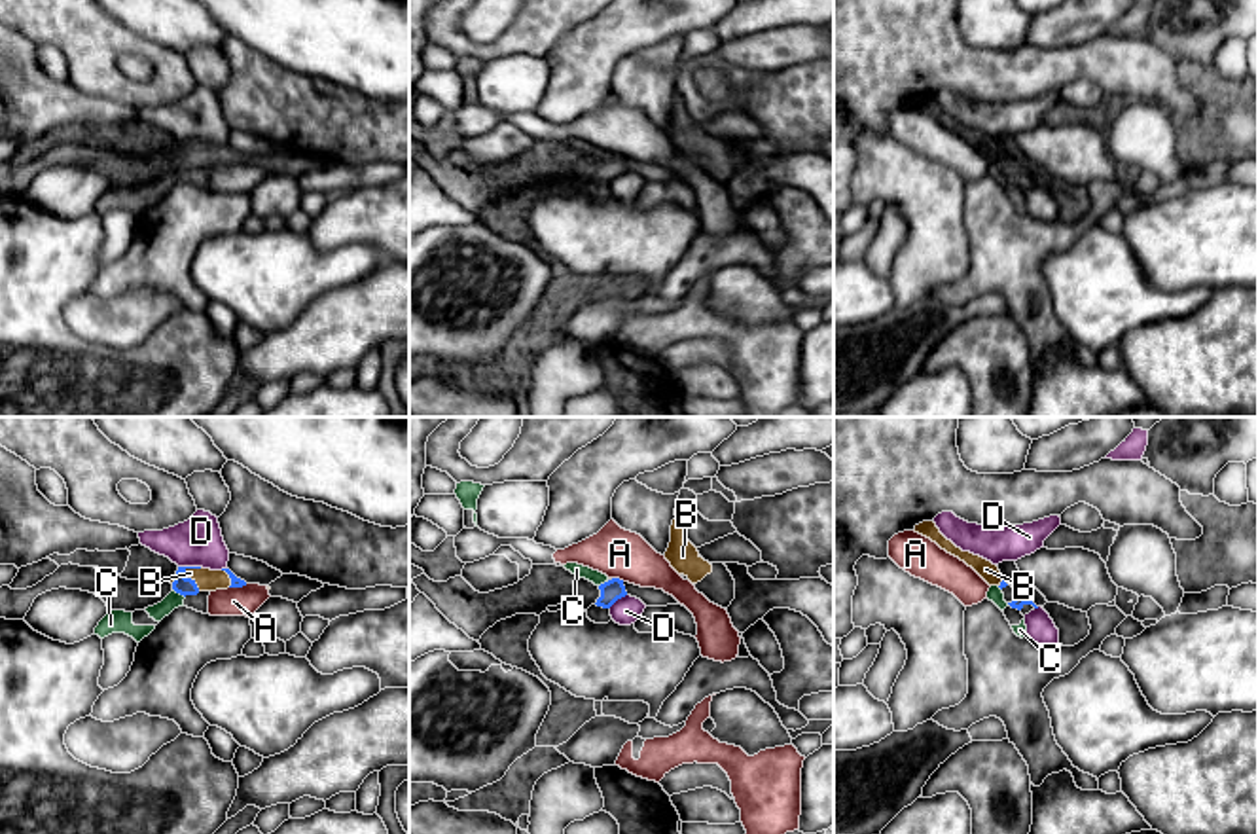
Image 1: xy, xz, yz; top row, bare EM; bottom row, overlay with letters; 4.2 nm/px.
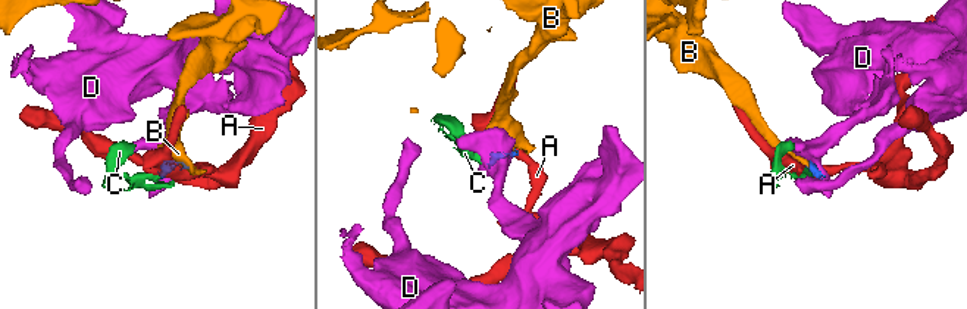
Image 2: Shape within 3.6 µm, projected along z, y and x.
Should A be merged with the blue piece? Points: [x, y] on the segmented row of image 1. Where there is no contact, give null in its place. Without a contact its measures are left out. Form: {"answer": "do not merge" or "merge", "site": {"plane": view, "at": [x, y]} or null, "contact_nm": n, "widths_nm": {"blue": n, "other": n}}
{"answer": "do not merge", "site": {"plane": "xz", "at": [618, 579]}, "contact_nm": 60, "widths_nm": {"blue": 90, "other": 200}}

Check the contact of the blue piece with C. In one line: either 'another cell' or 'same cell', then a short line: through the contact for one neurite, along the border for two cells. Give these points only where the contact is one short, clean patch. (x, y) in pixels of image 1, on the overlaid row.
another cell | xy (173, 588), (184, 598)

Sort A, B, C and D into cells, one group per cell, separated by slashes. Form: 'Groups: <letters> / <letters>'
Groups: A / B / C / D

